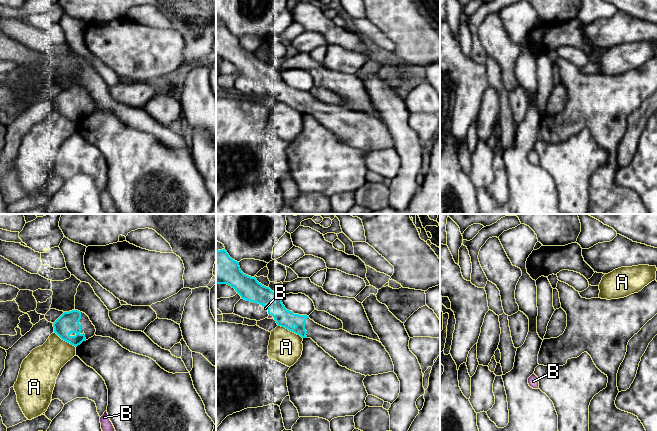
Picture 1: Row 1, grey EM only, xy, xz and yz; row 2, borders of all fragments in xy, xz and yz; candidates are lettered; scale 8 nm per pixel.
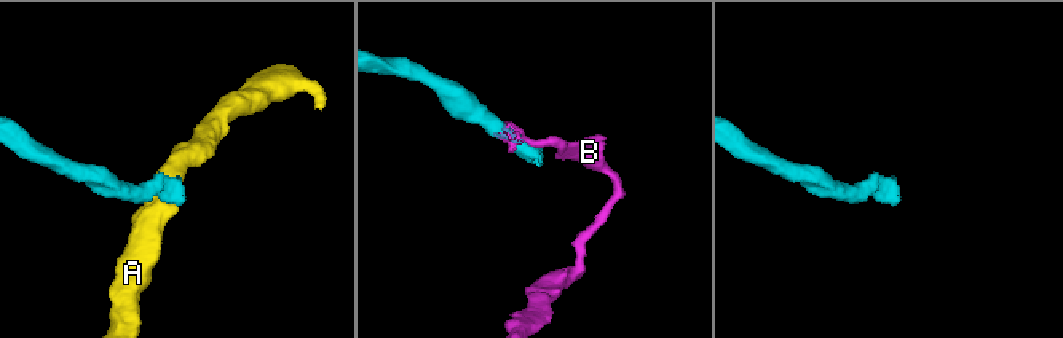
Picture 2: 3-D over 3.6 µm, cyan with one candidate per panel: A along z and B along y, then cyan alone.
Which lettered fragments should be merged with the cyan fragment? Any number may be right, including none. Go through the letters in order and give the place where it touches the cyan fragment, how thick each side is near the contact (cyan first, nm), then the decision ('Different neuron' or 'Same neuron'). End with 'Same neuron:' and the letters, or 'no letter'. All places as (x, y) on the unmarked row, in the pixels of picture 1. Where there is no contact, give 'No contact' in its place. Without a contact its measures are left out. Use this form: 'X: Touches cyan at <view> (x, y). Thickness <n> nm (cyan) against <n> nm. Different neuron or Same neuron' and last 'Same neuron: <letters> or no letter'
A: Touches cyan at xz (290, 106). Thickness 140 nm (cyan) against 260 nm. Different neuron
B: Touches cyan at xz (264, 82). Thickness 180 nm (cyan) against 20 nm. Different neuron
Same neuron: no letter

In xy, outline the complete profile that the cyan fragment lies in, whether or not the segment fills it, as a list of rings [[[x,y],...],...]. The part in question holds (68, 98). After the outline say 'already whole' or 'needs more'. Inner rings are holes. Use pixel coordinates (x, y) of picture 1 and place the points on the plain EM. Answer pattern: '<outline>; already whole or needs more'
[[[78,86],[64,88],[54,99],[54,109],[62,116],[77,123],[95,111],[95,102],[89,93]]]; needs more

